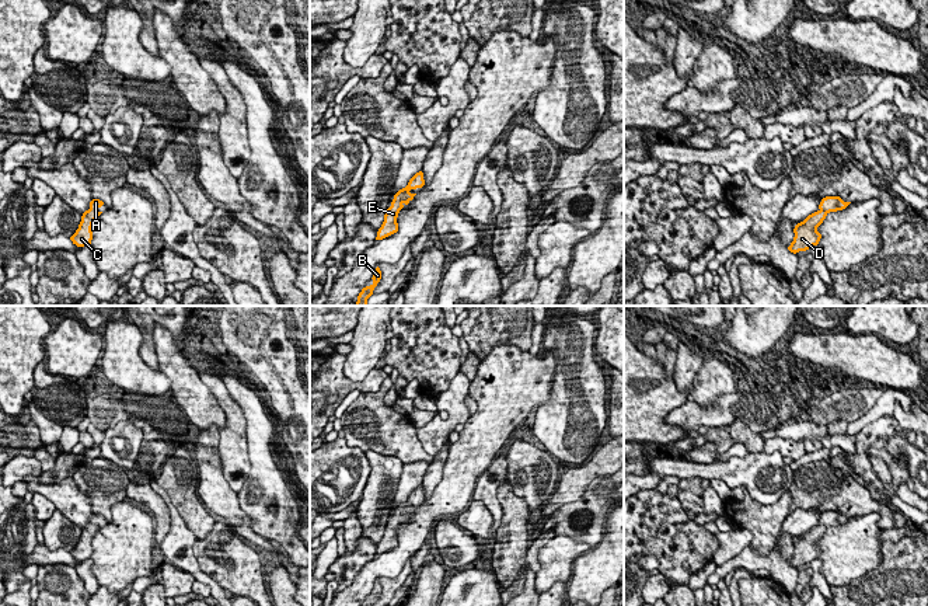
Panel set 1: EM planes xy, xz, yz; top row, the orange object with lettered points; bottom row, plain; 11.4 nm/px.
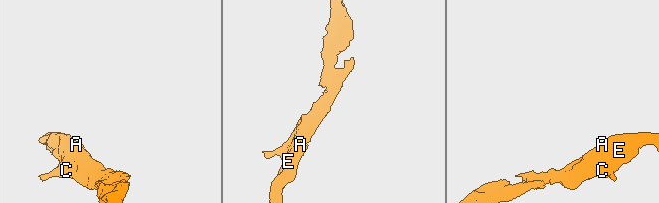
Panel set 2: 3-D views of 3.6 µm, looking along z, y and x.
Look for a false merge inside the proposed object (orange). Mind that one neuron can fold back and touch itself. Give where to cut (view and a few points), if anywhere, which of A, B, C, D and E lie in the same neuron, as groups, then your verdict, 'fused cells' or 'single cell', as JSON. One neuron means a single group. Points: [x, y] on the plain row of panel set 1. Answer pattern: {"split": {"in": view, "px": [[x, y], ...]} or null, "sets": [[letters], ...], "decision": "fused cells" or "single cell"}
{"split": null, "sets": [["A", "B", "C", "D", "E"]], "decision": "single cell"}

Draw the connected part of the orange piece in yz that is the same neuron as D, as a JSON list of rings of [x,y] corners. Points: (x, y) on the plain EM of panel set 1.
[[[826,511],[819,519],[819,525],[809,529],[803,536],[798,537],[793,543],[795,551],[788,564],[793,568],[806,565],[817,560],[821,548],[817,541],[823,537],[830,526],[845,523],[851,516],[844,516],[840,511]]]

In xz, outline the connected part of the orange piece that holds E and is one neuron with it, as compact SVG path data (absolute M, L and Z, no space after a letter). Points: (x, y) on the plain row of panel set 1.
M416 487L408 497L408 499L400 504L391 516L391 520L384 529L384 536L377 546L376 554L383 554L398 546L397 532L400 525L408 519L416 508L411 508L411 504L422 502L425 499L423 487Z

